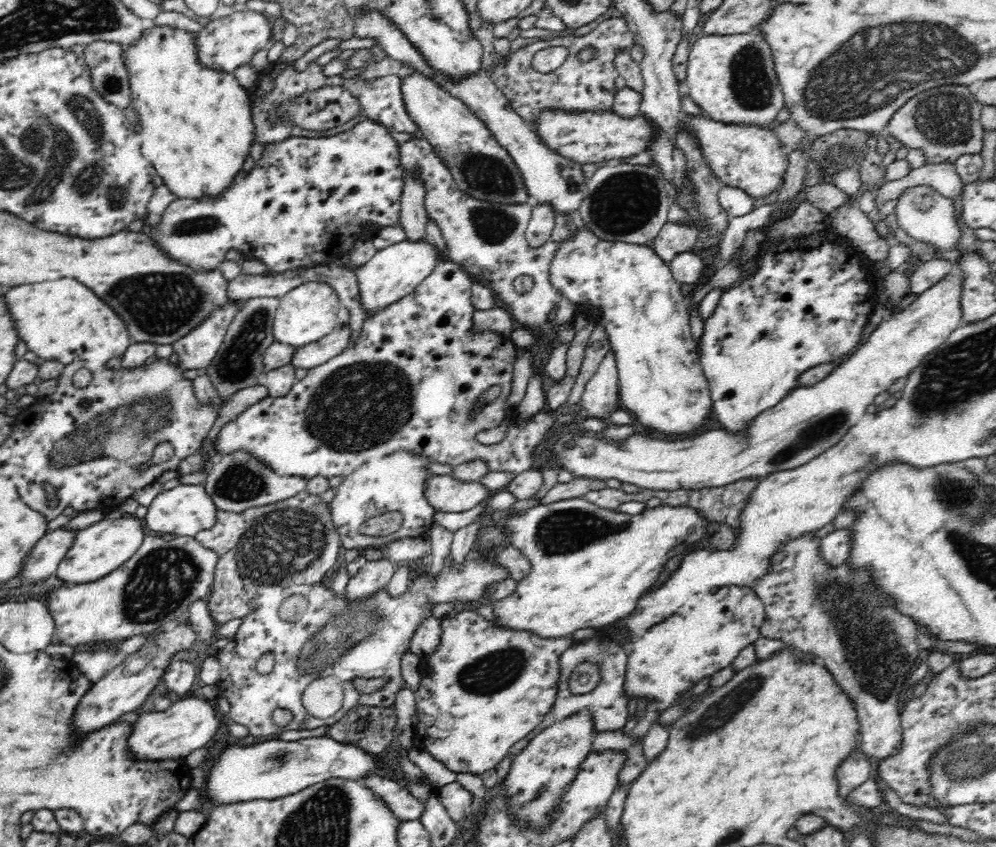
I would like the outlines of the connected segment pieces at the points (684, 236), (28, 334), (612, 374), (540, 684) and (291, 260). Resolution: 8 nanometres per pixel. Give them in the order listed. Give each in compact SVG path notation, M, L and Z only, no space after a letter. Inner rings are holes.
M666 223L650 246L662 261L669 263L676 254L693 250L698 238L696 224L686 227Z
M62 278L52 282L38 282L34 286L14 286L6 292L8 310L14 318L14 328L18 330L18 336L22 342L26 342L28 350L34 352L39 358L46 361L56 359L62 364L70 364L72 361L84 360L86 356L96 360L100 356L102 362L112 360L116 356L123 356L125 350L132 343L124 321L106 305L94 291L74 278Z
M609 348L581 395L581 406L586 408L588 416L606 418L620 409L618 382L615 356Z
M462 611L456 614L454 618L446 616L440 618L440 620L440 645L435 649L434 653L424 655L424 659L419 666L419 685L417 689L412 690L415 697L415 713L418 717L418 724L416 724L416 731L413 735L414 741L421 748L428 751L434 759L442 762L448 770L482 776L486 771L494 769L496 764L506 757L510 746L514 746L518 740L528 736L549 714L550 706L556 700L559 657L568 648L572 647L572 638L542 639L538 635L530 633L530 631L503 630L502 628L497 628L493 622L486 620L476 612Z
M362 120L360 124L356 124L351 130L346 130L346 132L340 132L335 136L328 136L326 138L308 138L308 137L294 137L288 138L288 140L284 140L284 142L278 142L278 144L268 143L265 145L263 149L263 156L258 162L256 162L256 166L250 170L250 172L240 172L236 178L234 178L234 183L230 185L230 188L227 191L224 191L221 195L217 197L204 197L201 199L176 199L172 200L166 206L166 210L160 216L160 224L154 224L154 226L149 226L149 224L144 223L144 227L142 229L143 234L146 234L154 243L155 246L159 247L159 250L164 253L164 255L168 255L168 258L176 261L176 263L180 263L180 265L188 265L188 269L192 269L192 271L196 273L207 273L211 270L216 270L219 268L220 263L224 260L224 256L230 250L240 251L244 254L246 259L255 259L259 260L266 265L268 273L276 273L282 274L286 271L299 270L299 269L311 269L320 265L328 265L329 263L334 263L338 258L342 258L344 254L348 255L348 251L351 250L351 247L354 245L355 241L362 240L362 238L370 238L371 234L374 234L378 228L384 228L384 226L394 226L398 223L400 216L400 208L401 208L401 194L403 191L403 187L405 184L405 171L402 169L400 162L400 152L399 152L399 144L390 136L389 130L382 124L378 124L376 122L372 122L370 120Z

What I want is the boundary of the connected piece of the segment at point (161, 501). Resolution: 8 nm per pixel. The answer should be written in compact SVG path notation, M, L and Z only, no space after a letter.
M180 482L177 486L157 494L147 506L147 512L141 520L147 534L159 536L166 533L176 534L177 537L194 537L201 530L214 526L216 510L204 485L184 485Z

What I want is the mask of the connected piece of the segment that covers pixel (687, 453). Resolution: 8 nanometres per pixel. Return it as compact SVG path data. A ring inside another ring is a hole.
M951 272L947 274L940 282L936 282L934 286L930 286L928 290L917 294L917 298L913 300L906 308L903 310L894 313L892 317L888 317L884 319L870 334L869 339L862 346L857 347L846 360L842 360L842 362L838 363L836 367L833 368L832 372L828 374L827 378L824 378L821 382L814 384L812 387L799 387L797 389L792 389L776 406L769 408L759 414L749 422L747 429L743 435L734 435L734 433L728 433L728 431L724 431L722 429L709 430L704 431L703 433L698 433L692 438L684 438L678 441L664 441L664 439L650 439L644 438L644 436L640 436L640 434L630 434L630 436L626 436L626 438L622 438L622 440L609 440L607 436L602 438L593 438L590 436L580 436L578 434L572 432L566 432L566 434L562 434L553 444L550 450L548 450L547 461L550 464L549 467L558 467L560 469L568 470L573 475L573 478L576 477L586 477L588 479L596 479L607 481L610 478L616 478L622 484L635 484L640 489L648 489L648 490L657 490L657 491L675 491L680 489L714 489L721 486L726 486L732 484L732 482L736 482L740 479L747 479L749 476L768 476L768 474L772 474L778 472L780 470L790 470L792 468L796 468L797 466L802 466L807 462L810 462L812 458L818 456L818 454L828 450L834 444L837 444L840 441L840 438L854 426L854 424L858 424L860 420L862 420L862 416L866 416L866 406L868 404L872 404L874 402L874 397L880 392L886 391L897 379L902 378L902 376L906 377L920 362L922 362L922 358L924 358L930 352L934 352L938 346L942 344L956 330L958 327L964 326L962 323L962 315L960 310L960 302L961 302L961 292L963 285L963 275L960 272Z

